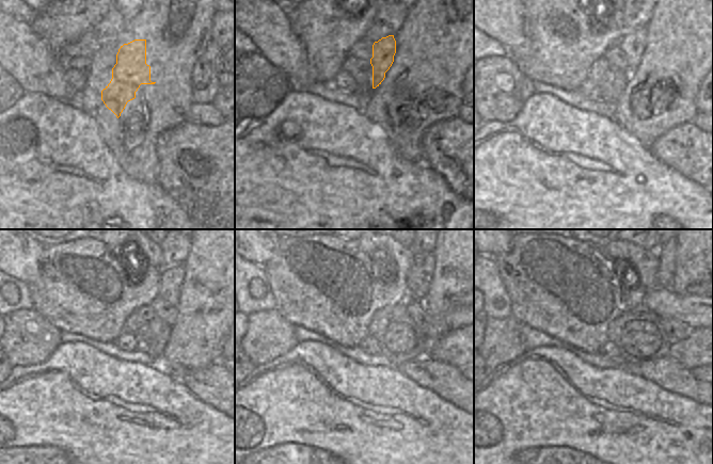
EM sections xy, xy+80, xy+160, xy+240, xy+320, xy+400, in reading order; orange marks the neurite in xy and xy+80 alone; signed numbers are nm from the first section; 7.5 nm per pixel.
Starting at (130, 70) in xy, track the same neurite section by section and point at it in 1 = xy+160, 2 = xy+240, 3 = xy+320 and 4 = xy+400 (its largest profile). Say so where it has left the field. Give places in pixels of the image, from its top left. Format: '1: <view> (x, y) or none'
1: xy+160 (646, 34)
2: xy+240 (173, 274)
3: xy+320 (422, 265)
4: xy+400 (666, 253)

